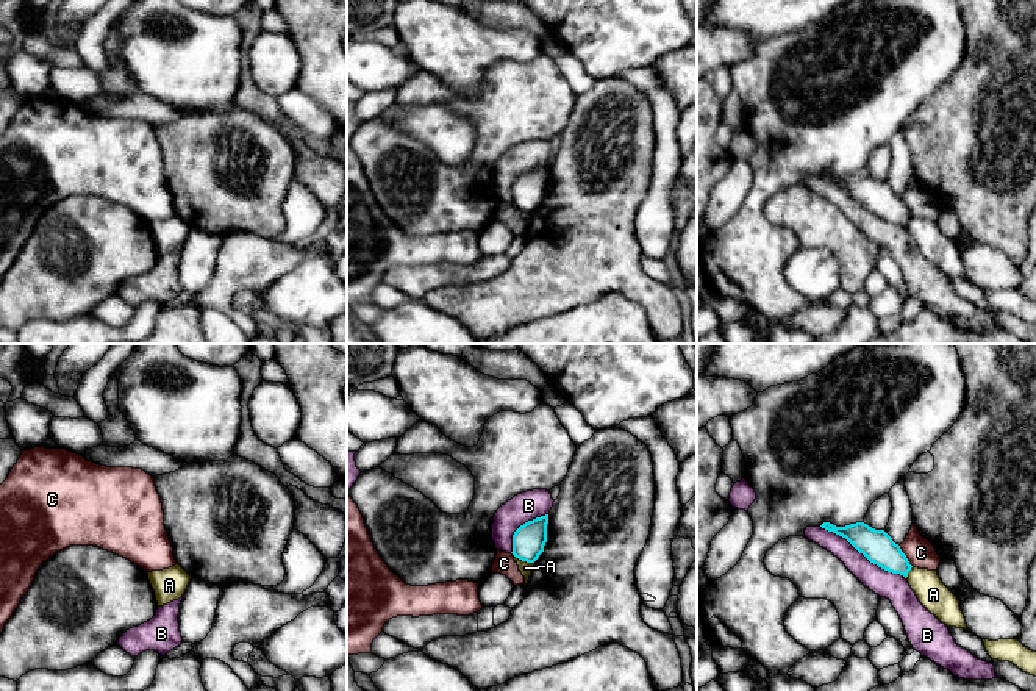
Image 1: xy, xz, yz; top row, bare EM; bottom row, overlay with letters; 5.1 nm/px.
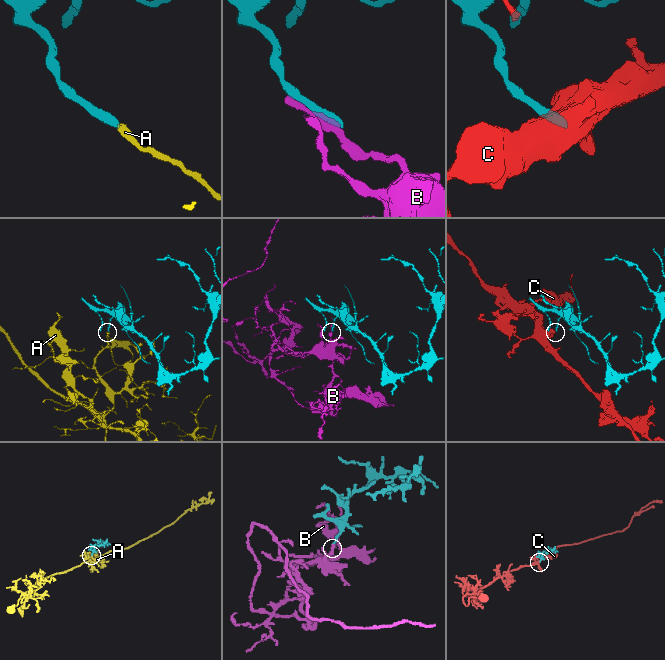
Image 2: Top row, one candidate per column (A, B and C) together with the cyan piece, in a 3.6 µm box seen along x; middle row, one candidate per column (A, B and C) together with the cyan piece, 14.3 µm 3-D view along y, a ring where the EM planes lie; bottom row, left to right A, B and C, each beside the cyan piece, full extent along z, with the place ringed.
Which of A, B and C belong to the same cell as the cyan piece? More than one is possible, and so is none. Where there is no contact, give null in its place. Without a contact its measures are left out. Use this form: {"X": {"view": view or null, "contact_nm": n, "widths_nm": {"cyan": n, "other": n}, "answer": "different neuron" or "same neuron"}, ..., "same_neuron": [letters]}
{"A": {"view": "xz", "contact_nm": 110, "widths_nm": {"cyan": 170, "other": 70}, "answer": "different neuron"}, "B": {"view": "yz", "contact_nm": 500, "widths_nm": {"cyan": 170, "other": 140}, "answer": "different neuron"}, "C": {"view": "yz", "contact_nm": 130, "widths_nm": {"cyan": 170, "other": 150}, "answer": "different neuron"}, "same_neuron": []}

